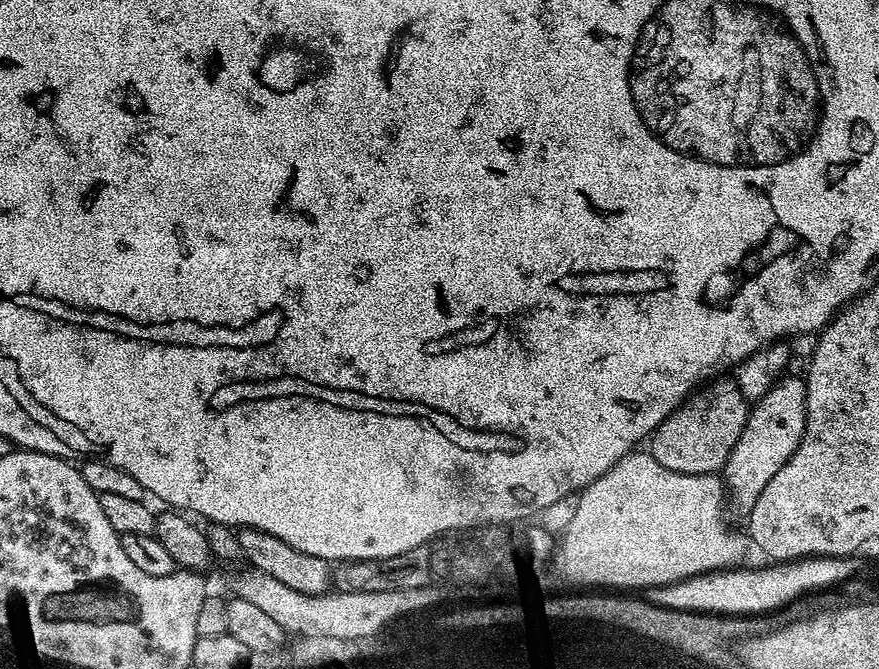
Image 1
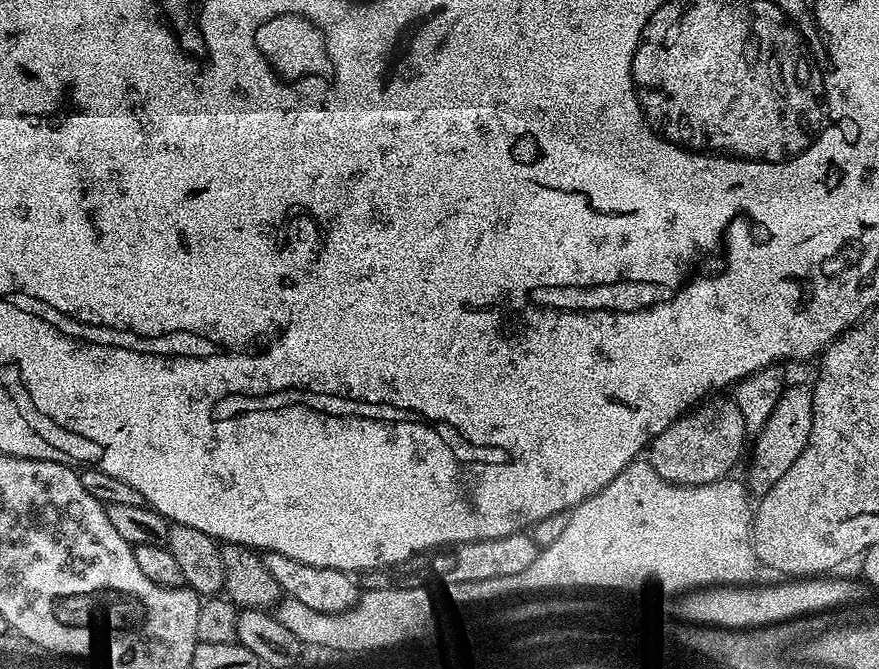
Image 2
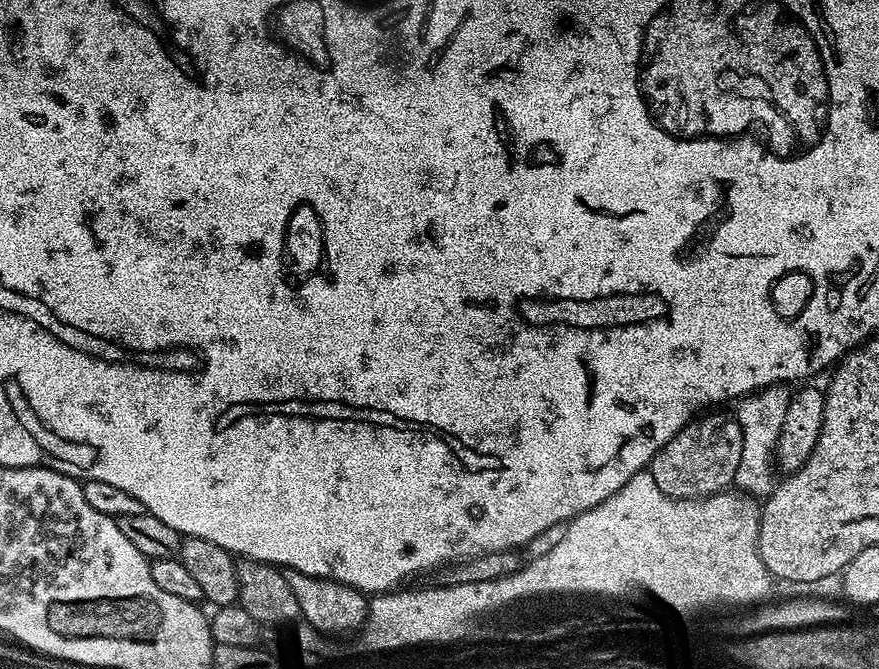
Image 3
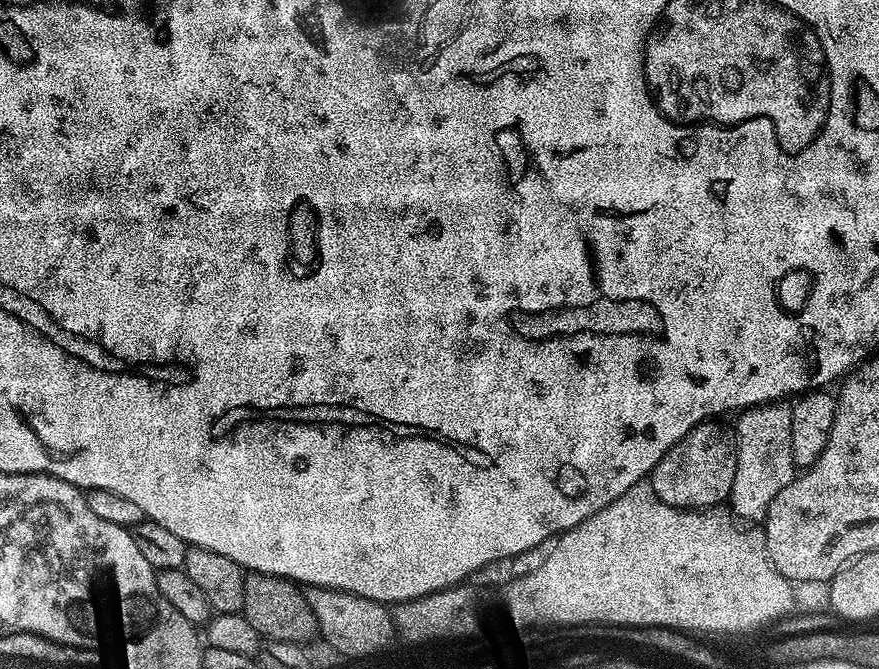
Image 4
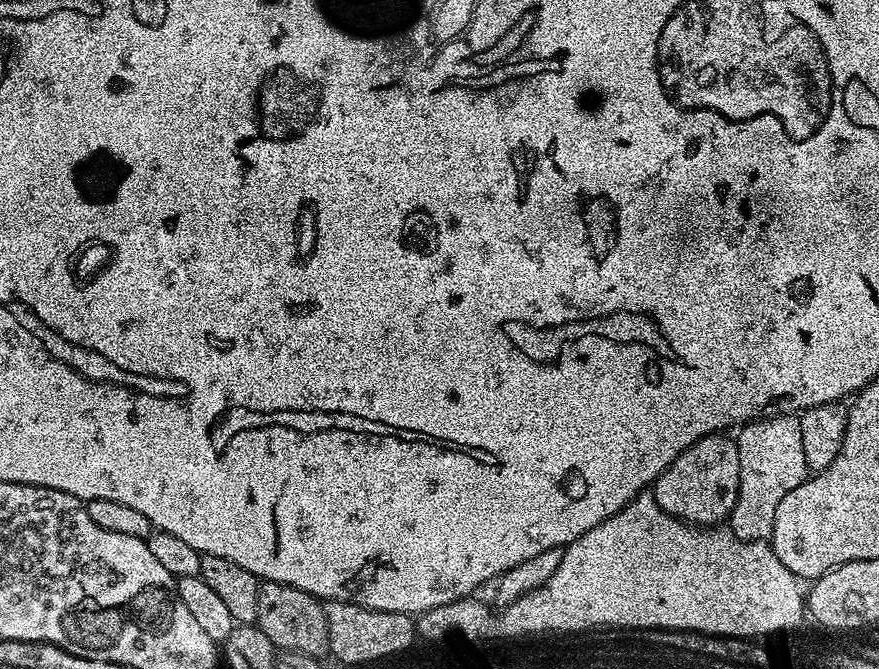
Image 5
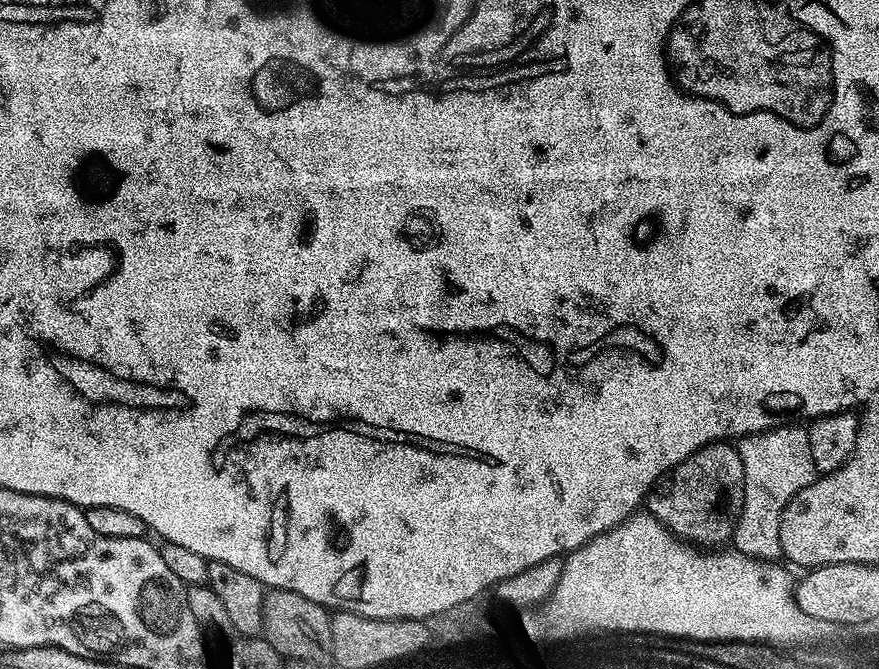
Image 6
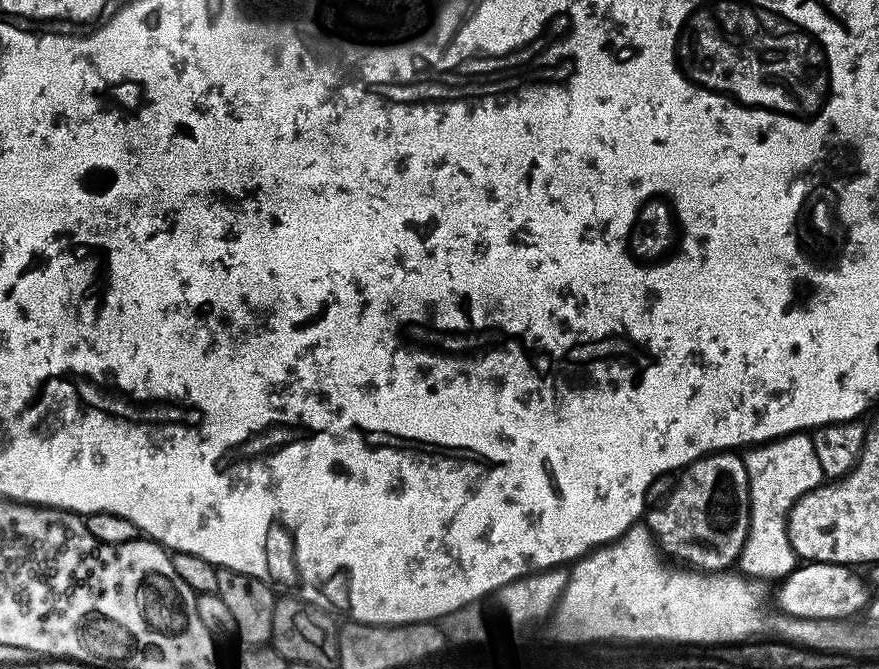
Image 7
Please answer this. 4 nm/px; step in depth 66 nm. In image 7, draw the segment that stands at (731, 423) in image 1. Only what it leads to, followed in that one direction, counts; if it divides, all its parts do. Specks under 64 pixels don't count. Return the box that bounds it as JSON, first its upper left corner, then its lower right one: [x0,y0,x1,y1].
[646,451,751,572]

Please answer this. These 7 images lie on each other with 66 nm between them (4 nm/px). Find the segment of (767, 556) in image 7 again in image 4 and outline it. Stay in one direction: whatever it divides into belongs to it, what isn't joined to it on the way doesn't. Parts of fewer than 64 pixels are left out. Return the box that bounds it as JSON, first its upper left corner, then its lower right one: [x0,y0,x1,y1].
[730,404,798,522]

